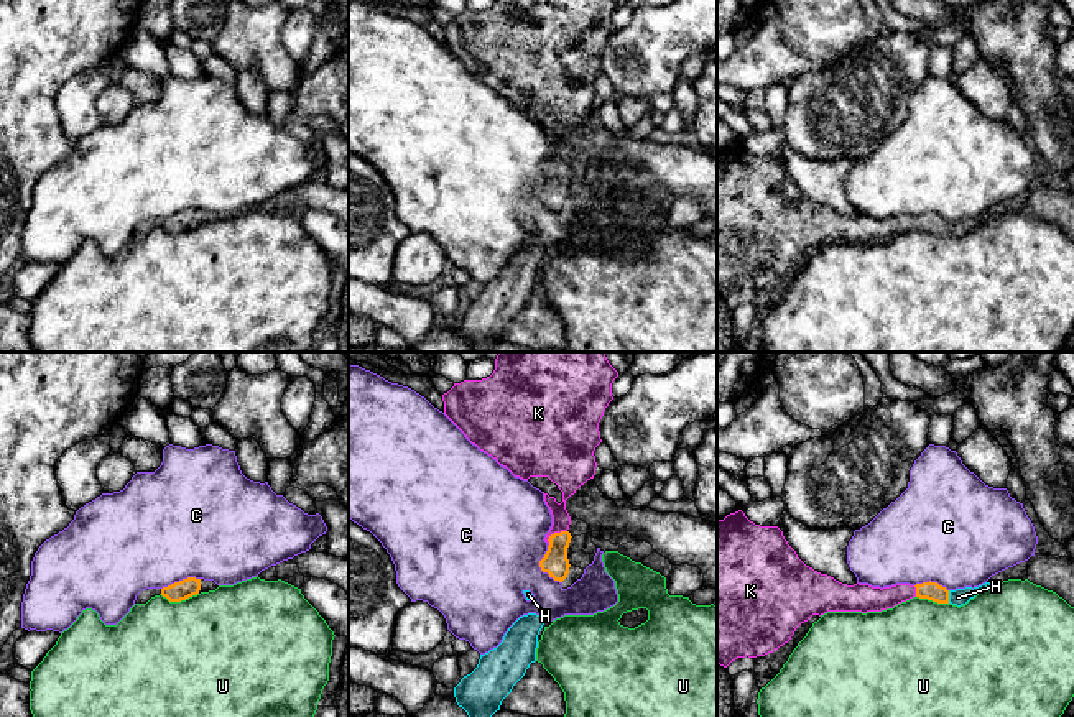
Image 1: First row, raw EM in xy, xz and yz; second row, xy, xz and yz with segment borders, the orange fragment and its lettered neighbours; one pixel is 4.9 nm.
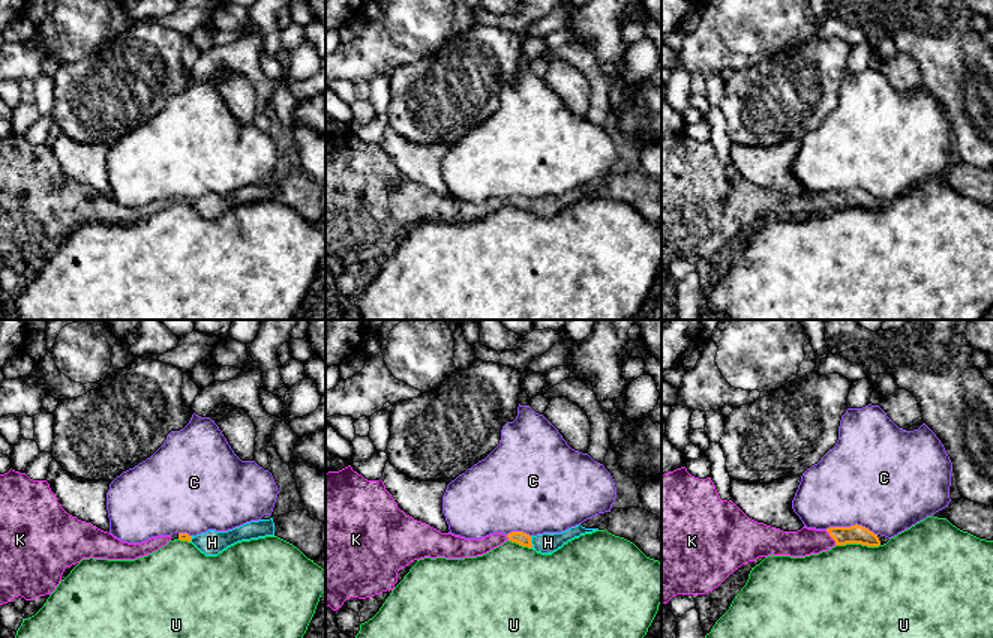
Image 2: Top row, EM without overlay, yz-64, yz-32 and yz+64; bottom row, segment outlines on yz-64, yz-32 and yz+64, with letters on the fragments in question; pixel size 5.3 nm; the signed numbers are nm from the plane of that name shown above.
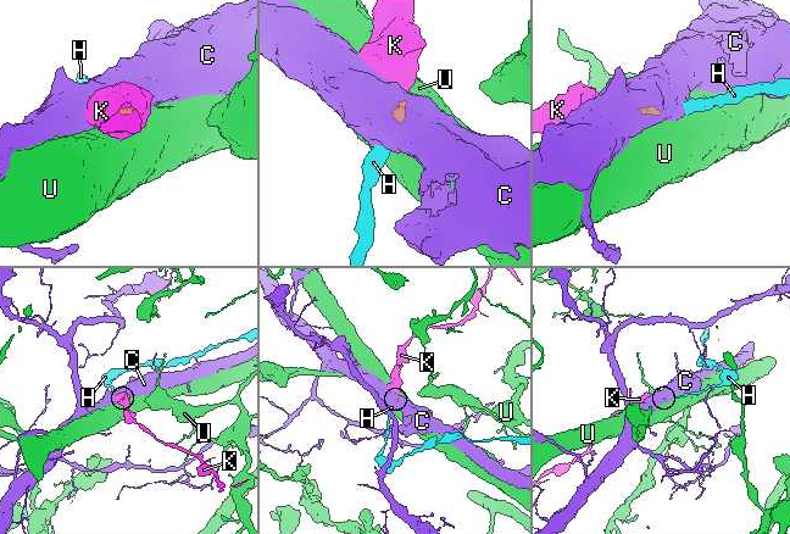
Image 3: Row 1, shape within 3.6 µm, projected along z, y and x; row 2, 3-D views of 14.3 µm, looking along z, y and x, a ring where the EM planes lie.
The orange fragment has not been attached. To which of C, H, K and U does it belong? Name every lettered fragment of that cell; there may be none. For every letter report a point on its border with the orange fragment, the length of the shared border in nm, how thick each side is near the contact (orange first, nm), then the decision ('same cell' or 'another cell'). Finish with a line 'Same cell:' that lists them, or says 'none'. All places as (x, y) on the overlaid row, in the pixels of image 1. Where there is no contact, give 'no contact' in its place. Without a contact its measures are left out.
C: meets orange in xz at (540, 566); contact 200 nm long; 120 nm thick on the orange side, 480 nm on the other; another cell
H: meets orange in yz at (948, 597); contact 60 nm long; 90 nm thick on the orange side, 80 nm on the other; same cell
K: meets orange in xz at (555, 533); contact 130 nm long; 120 nm thick on the orange side, 100 nm on the other; same cell
U: meets orange in xy at (178, 601); contact 190 nm long; 100 nm thick on the orange side, 500 nm on the other; another cell
Same cell: H, K

